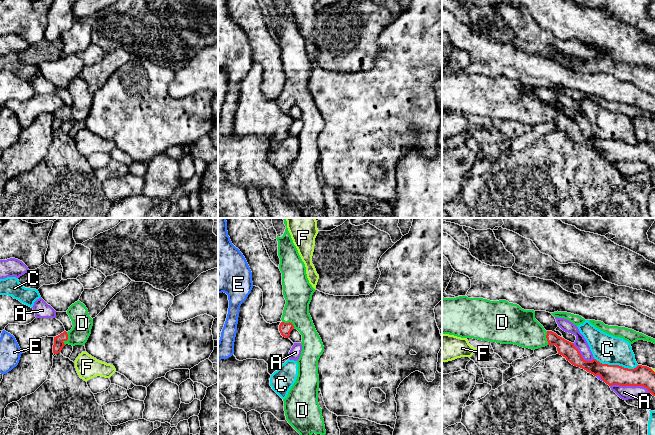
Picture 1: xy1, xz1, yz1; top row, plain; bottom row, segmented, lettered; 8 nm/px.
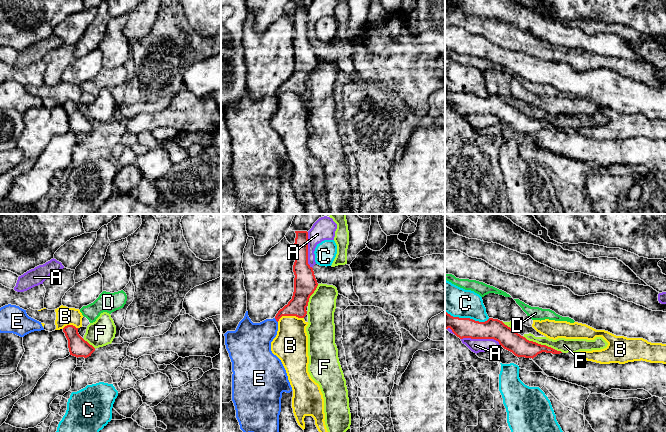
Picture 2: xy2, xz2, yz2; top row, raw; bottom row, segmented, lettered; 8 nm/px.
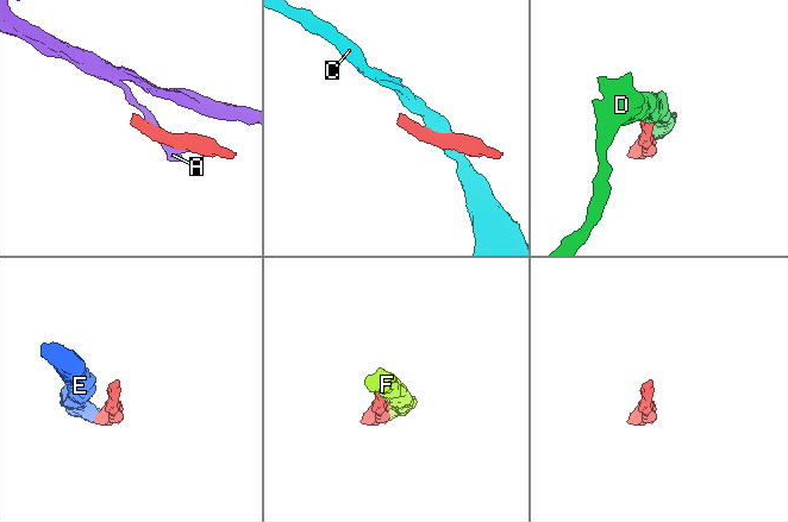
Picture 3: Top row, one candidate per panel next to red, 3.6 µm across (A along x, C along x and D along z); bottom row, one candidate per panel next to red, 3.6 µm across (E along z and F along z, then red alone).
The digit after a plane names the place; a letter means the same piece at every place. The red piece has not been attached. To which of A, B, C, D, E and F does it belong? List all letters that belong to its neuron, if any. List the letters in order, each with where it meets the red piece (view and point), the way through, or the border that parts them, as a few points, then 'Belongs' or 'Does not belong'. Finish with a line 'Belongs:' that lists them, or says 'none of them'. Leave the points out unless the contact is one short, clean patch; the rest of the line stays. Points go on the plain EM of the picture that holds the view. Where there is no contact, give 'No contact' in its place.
A: Touches red at yz1 (630, 161). Does not belong
B: Touches red at xz2 (290, 91). Boundary: xz2 (303, 93), (282, 92), (277, 97). Does not belong
C: Touches red at yz1 (616, 141). Boundary: yz1 (594, 134), (628, 144), (638, 141). Does not belong
D: Touches red at xy1 (67, 114). Path across: xy1 (58, 116), (67, 114), (82, 99). Belongs
E: Touches red at xz2 (276, 96). Boundary: xz2 (274, 94), (277, 98). Does not belong
F: Touches red at yz2 (542, 121). Does not belong
Belongs: D

